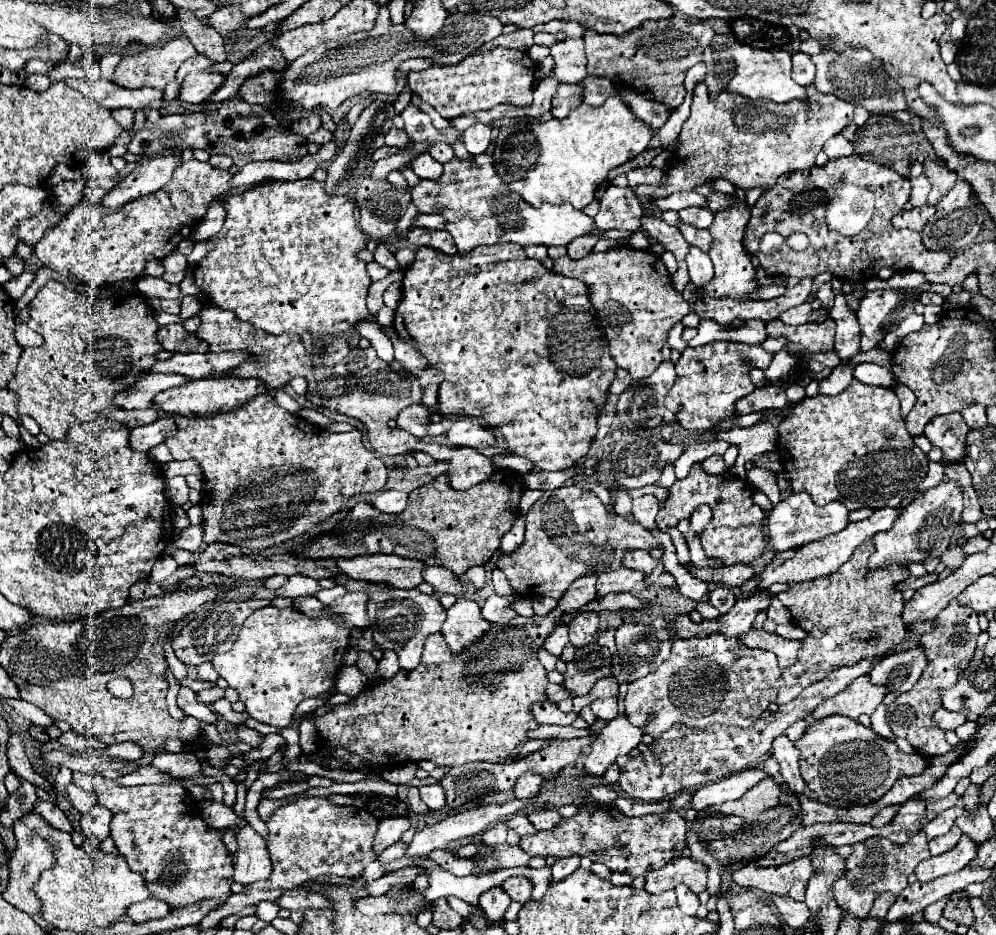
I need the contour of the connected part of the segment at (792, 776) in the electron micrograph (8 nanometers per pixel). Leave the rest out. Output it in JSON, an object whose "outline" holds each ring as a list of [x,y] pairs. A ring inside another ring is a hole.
{"outline":[[[778,735],[774,739],[774,743],[772,743],[772,755],[780,763],[780,775],[784,777],[786,785],[790,789],[794,789],[796,793],[806,793],[806,797],[814,797],[814,793],[810,793],[810,789],[806,789],[806,783],[802,781],[800,769],[798,769],[800,753],[798,753],[794,743],[786,735]]]}

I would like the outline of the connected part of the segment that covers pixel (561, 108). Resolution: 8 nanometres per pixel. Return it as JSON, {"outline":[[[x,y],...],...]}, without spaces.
{"outline":[[[564,83],[564,85],[560,85],[560,89],[552,101],[552,115],[556,119],[564,119],[580,103],[582,103],[582,85],[580,83]]]}

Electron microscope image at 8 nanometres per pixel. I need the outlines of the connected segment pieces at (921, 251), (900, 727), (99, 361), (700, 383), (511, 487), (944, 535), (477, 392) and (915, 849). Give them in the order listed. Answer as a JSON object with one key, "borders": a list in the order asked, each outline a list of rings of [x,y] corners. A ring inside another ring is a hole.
{"borders":[[[[856,155],[840,157],[828,161],[824,167],[812,167],[806,171],[794,171],[782,175],[774,189],[764,193],[756,205],[752,207],[750,221],[746,225],[744,247],[748,253],[756,255],[760,265],[770,275],[794,275],[794,277],[808,277],[808,273],[832,273],[838,279],[862,283],[874,277],[882,267],[890,267],[896,271],[918,271],[918,273],[942,273],[946,265],[954,259],[956,253],[950,249],[930,251],[922,245],[922,235],[914,231],[898,231],[892,227],[890,219],[904,211],[904,205],[910,199],[910,181],[908,177],[898,175],[890,167],[876,165],[872,161],[864,161]],[[842,185],[858,185],[870,189],[874,193],[874,217],[870,225],[862,229],[862,233],[854,237],[842,237],[832,229],[826,229],[826,201],[834,195],[834,189],[842,189]],[[788,217],[788,219],[780,219]],[[778,231],[782,237],[788,237],[794,231],[802,231],[808,235],[810,245],[804,251],[794,251],[786,243],[774,255],[764,255],[758,249],[758,241],[764,233]]],[[[958,599],[950,601],[950,605],[946,605],[946,609],[942,609],[942,613],[938,613],[938,617],[934,619],[932,631],[926,631],[926,633],[920,635],[918,647],[924,649],[928,665],[926,665],[922,677],[918,679],[918,683],[908,693],[898,695],[896,701],[888,705],[886,719],[890,723],[892,733],[896,737],[906,739],[922,755],[942,757],[942,753],[950,753],[952,745],[944,739],[942,729],[938,729],[932,723],[932,713],[942,707],[940,689],[948,689],[958,681],[958,677],[962,673],[958,669],[958,663],[962,659],[972,659],[974,657],[978,635],[980,635],[978,613],[974,613],[970,607],[962,607],[958,603]]],[[[50,279],[32,299],[32,311],[28,319],[28,327],[44,337],[44,345],[22,351],[16,375],[8,383],[8,389],[18,397],[18,413],[32,417],[40,425],[44,435],[60,441],[66,439],[66,433],[72,425],[94,421],[98,417],[122,421],[122,425],[130,425],[130,429],[158,419],[158,411],[154,409],[128,411],[114,405],[114,397],[124,389],[134,389],[134,383],[148,373],[154,361],[158,361],[156,355],[162,351],[162,345],[156,339],[156,331],[160,325],[154,316],[155,311],[143,296],[118,297],[114,302],[97,298],[92,303],[90,295],[76,293],[64,283]]],[[[714,341],[694,349],[688,347],[676,363],[678,379],[666,395],[666,407],[676,413],[676,419],[682,427],[690,431],[708,431],[720,419],[734,415],[734,403],[754,391],[746,363],[752,363],[758,369],[766,369],[770,365],[770,359],[772,353],[764,351],[760,345]]],[[[498,469],[492,473],[490,479],[466,489],[456,491],[450,485],[448,475],[440,475],[434,481],[414,489],[408,495],[408,507],[398,513],[380,513],[370,503],[356,503],[348,509],[348,517],[330,533],[316,535],[306,545],[300,545],[292,555],[296,557],[310,557],[310,559],[346,559],[356,555],[372,555],[372,553],[386,553],[386,555],[400,555],[408,559],[424,561],[426,565],[440,565],[450,569],[454,575],[464,575],[474,565],[486,565],[494,551],[500,547],[500,539],[504,533],[510,531],[514,521],[520,515],[520,499],[524,495],[524,477],[510,469]]],[[[944,479],[938,487],[932,487],[918,495],[898,517],[890,531],[874,535],[874,555],[868,559],[868,571],[874,571],[890,561],[898,563],[898,567],[908,569],[910,563],[924,563],[930,557],[942,557],[946,551],[954,525],[960,521],[962,513],[962,489],[956,481]]],[[[494,245],[494,247],[478,247],[468,255],[446,255],[442,251],[436,251],[432,247],[420,247],[416,251],[414,263],[406,269],[402,279],[402,293],[404,299],[396,307],[394,317],[394,329],[400,339],[412,341],[412,345],[426,357],[428,365],[444,373],[444,381],[438,387],[438,403],[436,409],[444,415],[464,415],[464,417],[478,417],[488,423],[494,435],[500,435],[506,443],[506,451],[512,455],[520,455],[532,461],[532,471],[558,471],[572,467],[576,461],[580,463],[588,449],[592,439],[598,431],[598,417],[608,401],[608,387],[616,379],[616,363],[610,357],[608,341],[604,337],[604,331],[598,323],[596,309],[588,301],[588,287],[578,279],[562,277],[554,271],[544,269],[538,261],[532,261],[526,257],[524,249],[520,245]]],[[[922,831],[904,845],[894,845],[892,841],[886,841],[886,837],[870,837],[866,841],[860,841],[860,845],[852,845],[852,849],[854,851],[846,859],[846,873],[838,881],[834,881],[832,893],[844,913],[860,919],[870,913],[874,901],[882,893],[898,895],[908,885],[908,875],[914,871],[914,867],[930,857],[928,839]]]]}

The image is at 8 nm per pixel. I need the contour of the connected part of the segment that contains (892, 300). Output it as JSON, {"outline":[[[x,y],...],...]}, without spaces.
{"outline":[[[876,289],[866,293],[858,309],[858,323],[862,329],[862,351],[870,351],[884,341],[886,333],[894,331],[906,315],[914,311],[920,293],[906,293],[906,289]]]}

